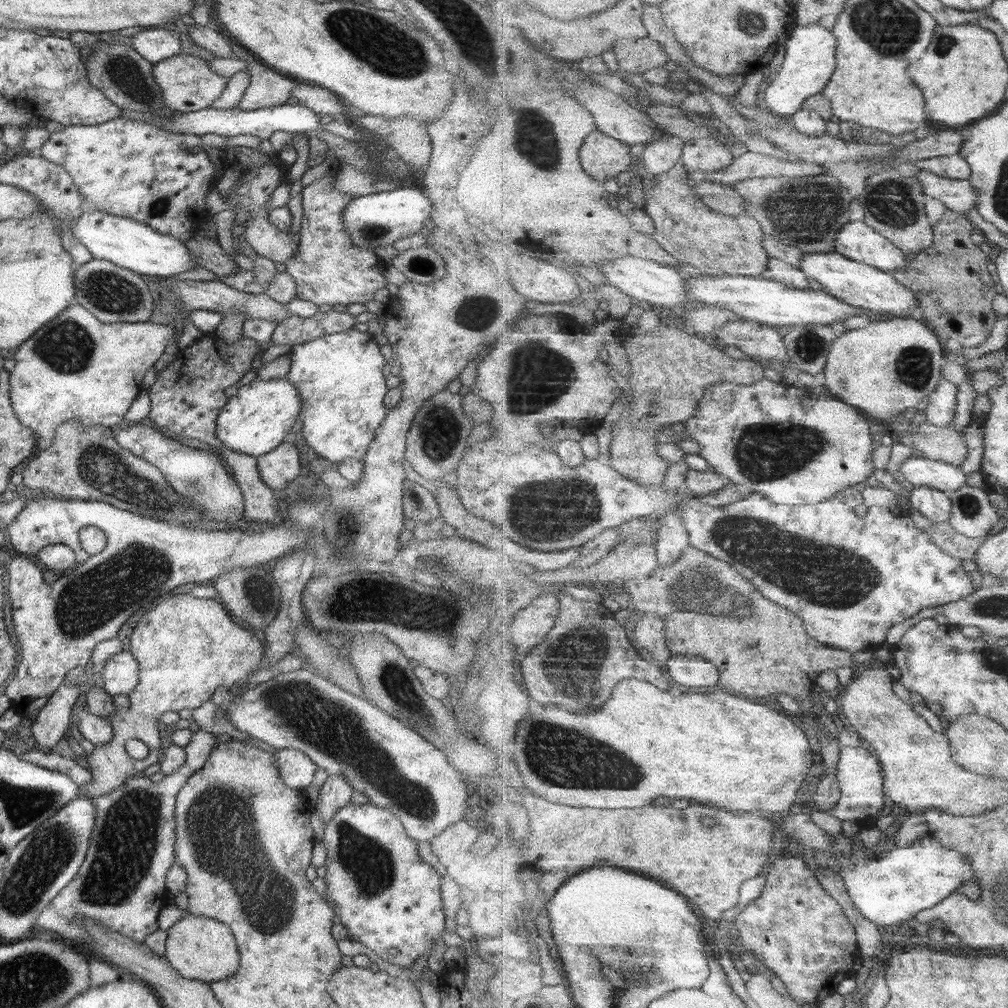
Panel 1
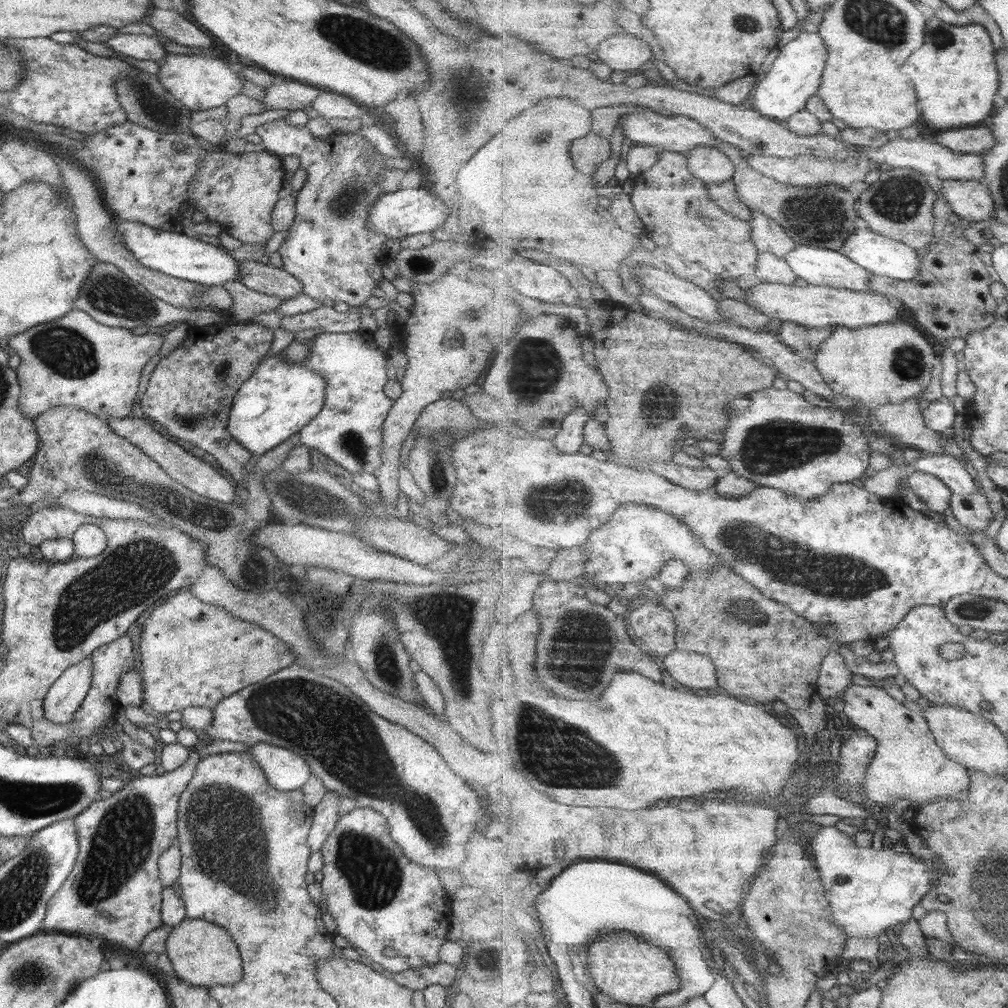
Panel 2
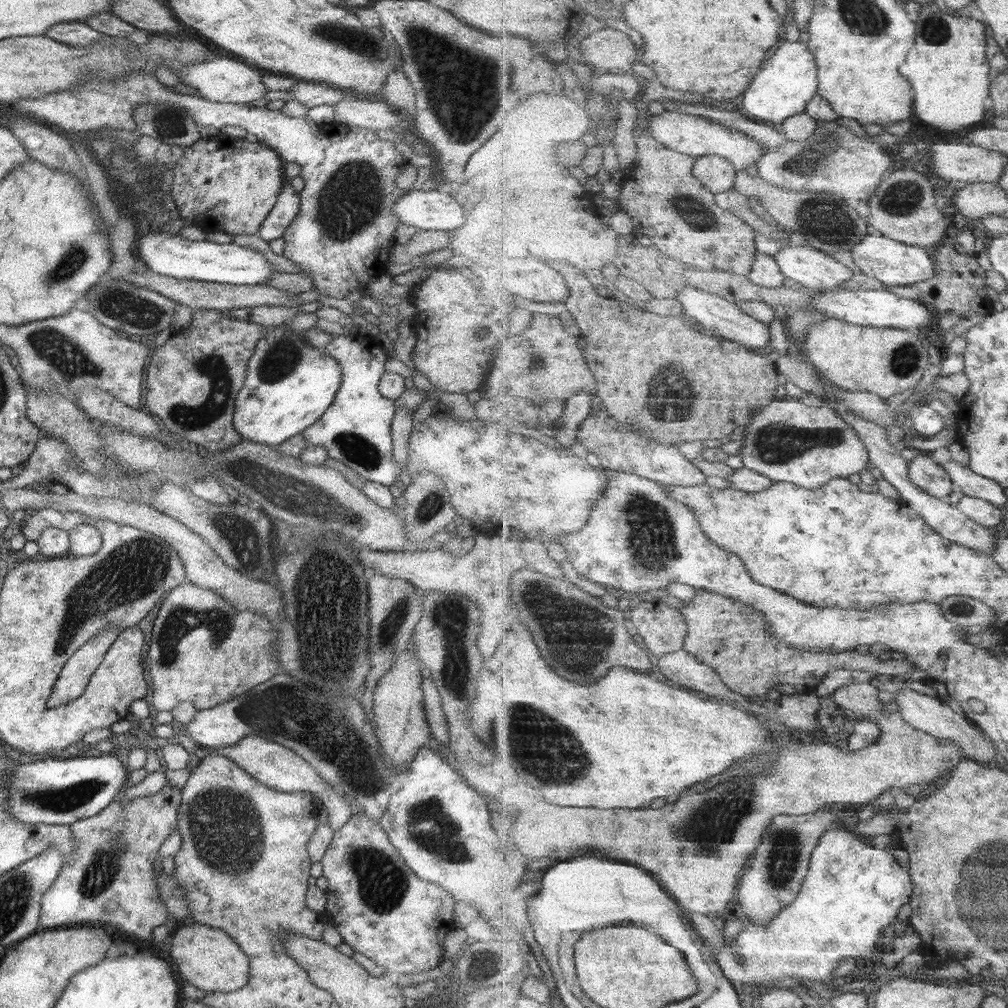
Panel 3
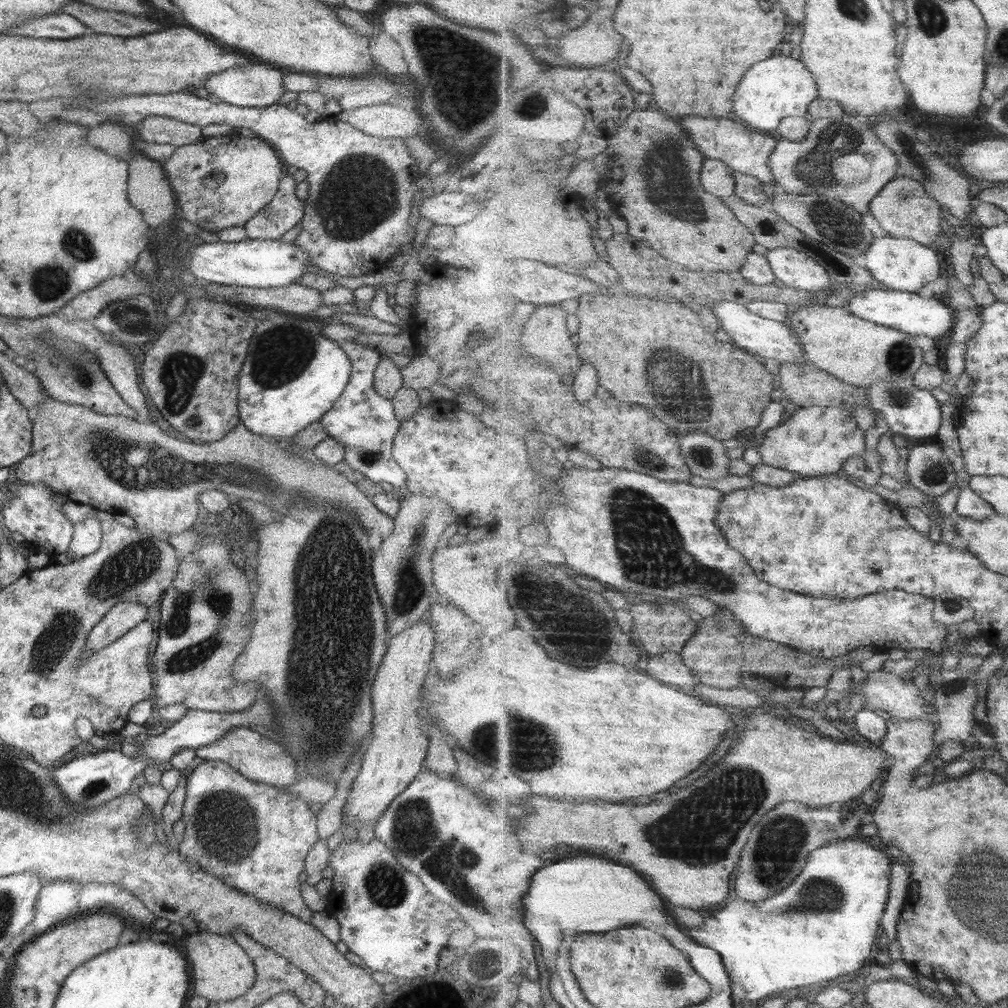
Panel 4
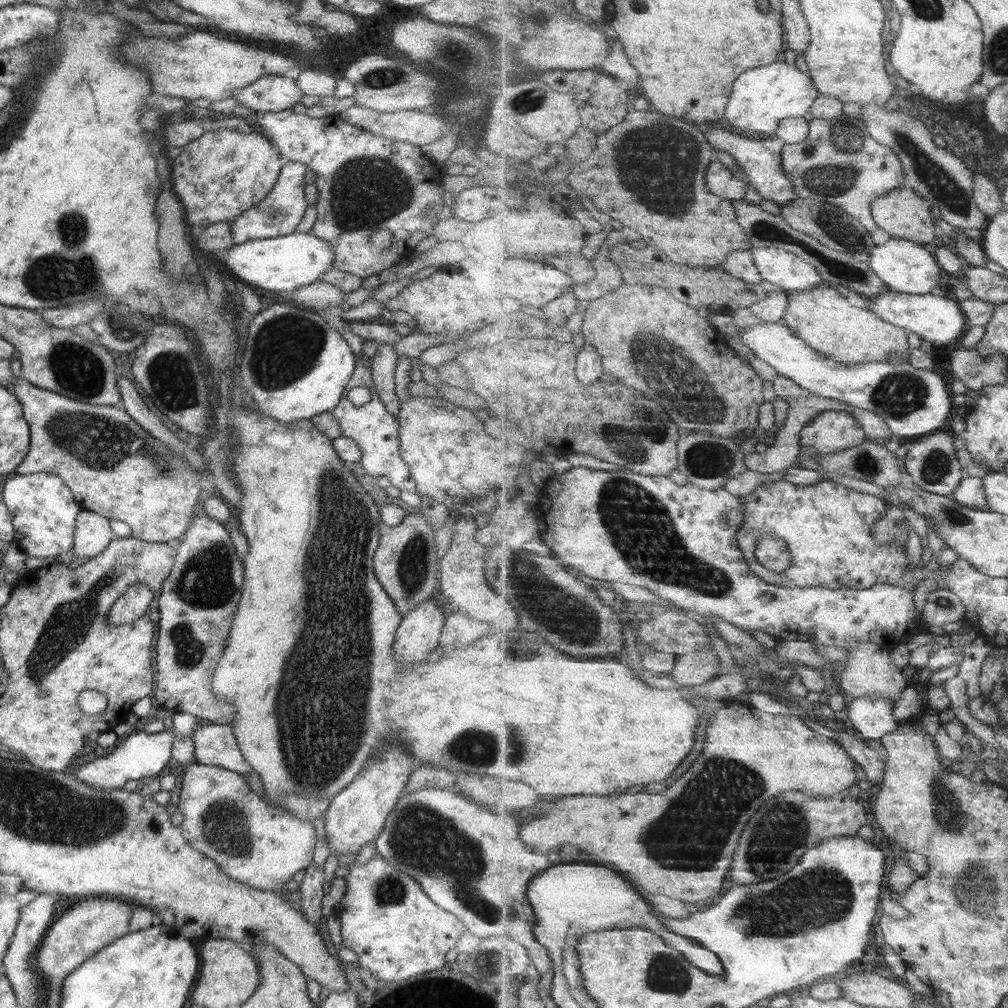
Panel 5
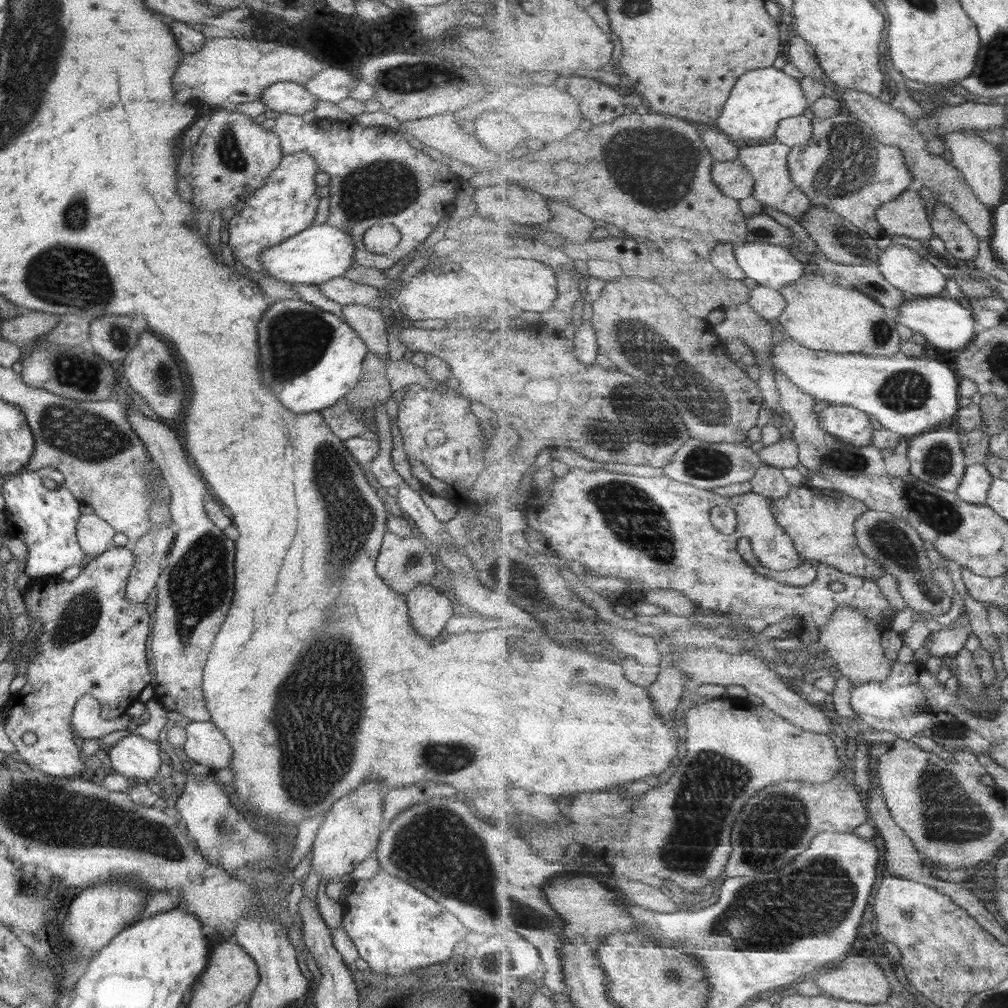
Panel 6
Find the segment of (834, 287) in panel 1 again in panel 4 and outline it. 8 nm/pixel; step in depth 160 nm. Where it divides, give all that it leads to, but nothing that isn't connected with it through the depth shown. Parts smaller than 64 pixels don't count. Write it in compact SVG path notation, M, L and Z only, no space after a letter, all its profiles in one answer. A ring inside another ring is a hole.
M775 248L765 256L775 276L787 286L810 291L825 291L832 286L827 270L800 250Z

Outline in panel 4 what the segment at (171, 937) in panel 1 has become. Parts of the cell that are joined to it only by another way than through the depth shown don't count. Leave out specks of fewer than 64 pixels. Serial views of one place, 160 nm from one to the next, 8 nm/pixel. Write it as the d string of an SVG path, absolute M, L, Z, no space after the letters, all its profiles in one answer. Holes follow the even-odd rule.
M191 933L181 942L185 960L189 962L193 990L197 996L216 1002L229 1002L237 998L254 984L255 972L251 960L245 952L235 944L229 934Z

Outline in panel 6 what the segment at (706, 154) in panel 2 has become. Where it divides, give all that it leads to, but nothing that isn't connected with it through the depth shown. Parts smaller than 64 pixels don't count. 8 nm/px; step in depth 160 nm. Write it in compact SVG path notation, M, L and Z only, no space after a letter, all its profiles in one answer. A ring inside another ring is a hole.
M739 158L727 162L716 161L712 169L713 180L723 194L740 201L754 193L755 179Z

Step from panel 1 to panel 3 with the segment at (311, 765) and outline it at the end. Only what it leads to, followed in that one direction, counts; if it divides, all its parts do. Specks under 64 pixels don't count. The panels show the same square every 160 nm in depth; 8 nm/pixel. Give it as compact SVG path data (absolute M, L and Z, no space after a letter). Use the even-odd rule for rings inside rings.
M245 736L237 744L224 747L219 750L209 750L211 754L218 754L230 758L238 767L241 767L249 776L255 778L257 782L267 788L277 790L284 794L293 792L307 791L320 800L320 806L327 811L326 820L331 830L337 830L337 827L343 826L349 820L351 811L342 793L334 790L328 785L300 756L297 756L291 750L271 742L270 739L259 738L258 736Z

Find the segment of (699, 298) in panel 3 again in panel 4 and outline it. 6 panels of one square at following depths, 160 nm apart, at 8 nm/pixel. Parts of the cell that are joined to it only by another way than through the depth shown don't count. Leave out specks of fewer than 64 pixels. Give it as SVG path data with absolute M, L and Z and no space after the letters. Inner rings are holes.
M716 302L709 306L718 319L721 328L732 337L736 345L761 360L776 359L779 363L804 363L807 361L805 350L801 351L797 332L782 322L763 318L738 302Z

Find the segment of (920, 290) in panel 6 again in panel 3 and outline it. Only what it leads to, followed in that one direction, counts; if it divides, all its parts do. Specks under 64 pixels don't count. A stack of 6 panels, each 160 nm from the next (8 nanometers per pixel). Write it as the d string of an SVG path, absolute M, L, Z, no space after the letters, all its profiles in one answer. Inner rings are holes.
M883 234L867 235L867 238L862 238L861 242L852 248L851 253L854 263L861 272L877 278L887 286L915 285L933 278L936 273L936 262L928 253L928 249L921 246L909 246L903 241L893 240Z

